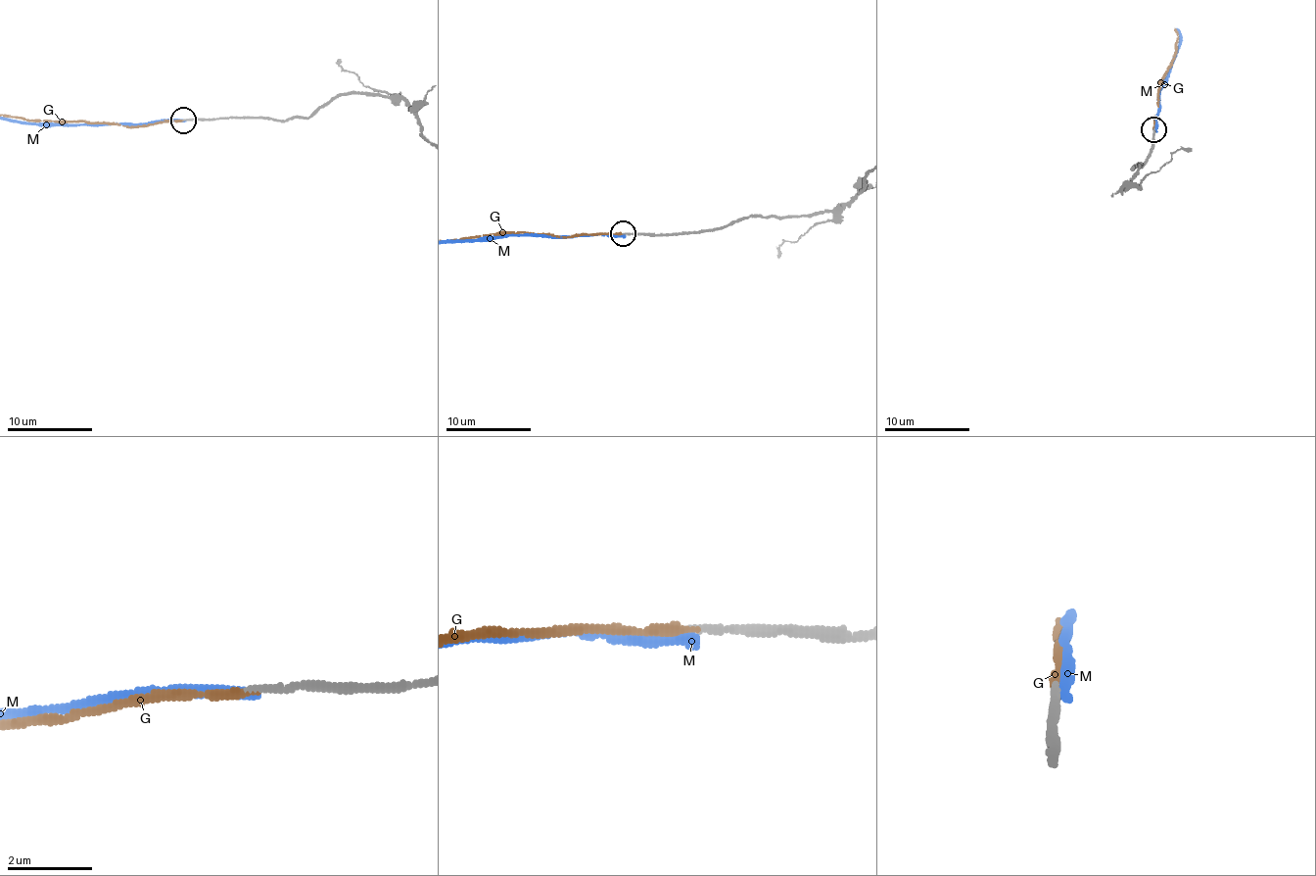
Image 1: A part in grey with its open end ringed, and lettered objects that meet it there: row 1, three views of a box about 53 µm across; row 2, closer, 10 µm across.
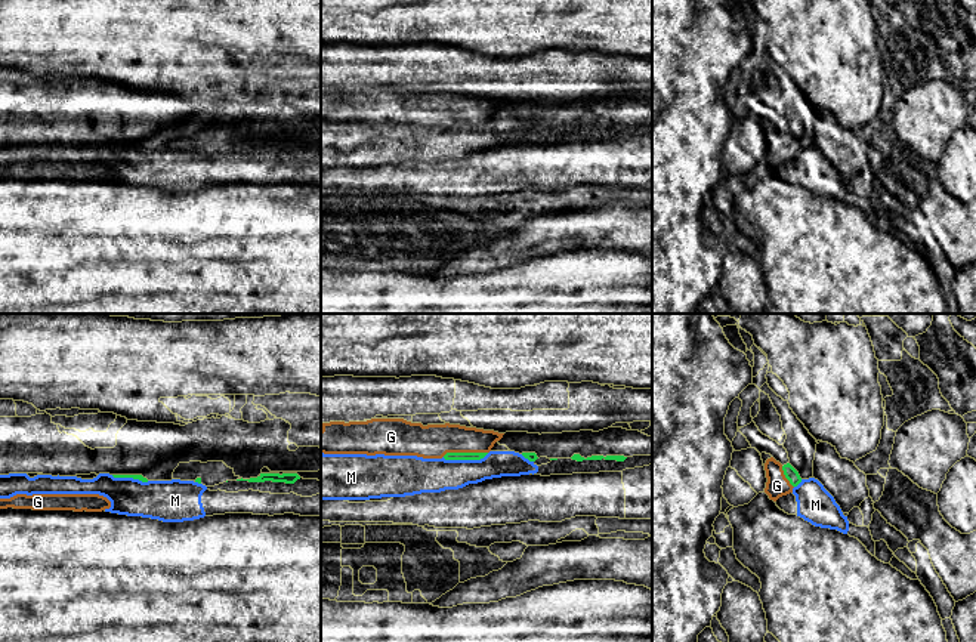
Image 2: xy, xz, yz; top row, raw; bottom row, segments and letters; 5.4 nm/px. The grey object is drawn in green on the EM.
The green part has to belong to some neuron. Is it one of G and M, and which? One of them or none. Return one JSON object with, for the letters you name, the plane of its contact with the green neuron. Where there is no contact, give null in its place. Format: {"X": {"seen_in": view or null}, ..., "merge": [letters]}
{"G": {"seen_in": "xz"}, "merge": ["G"]}

